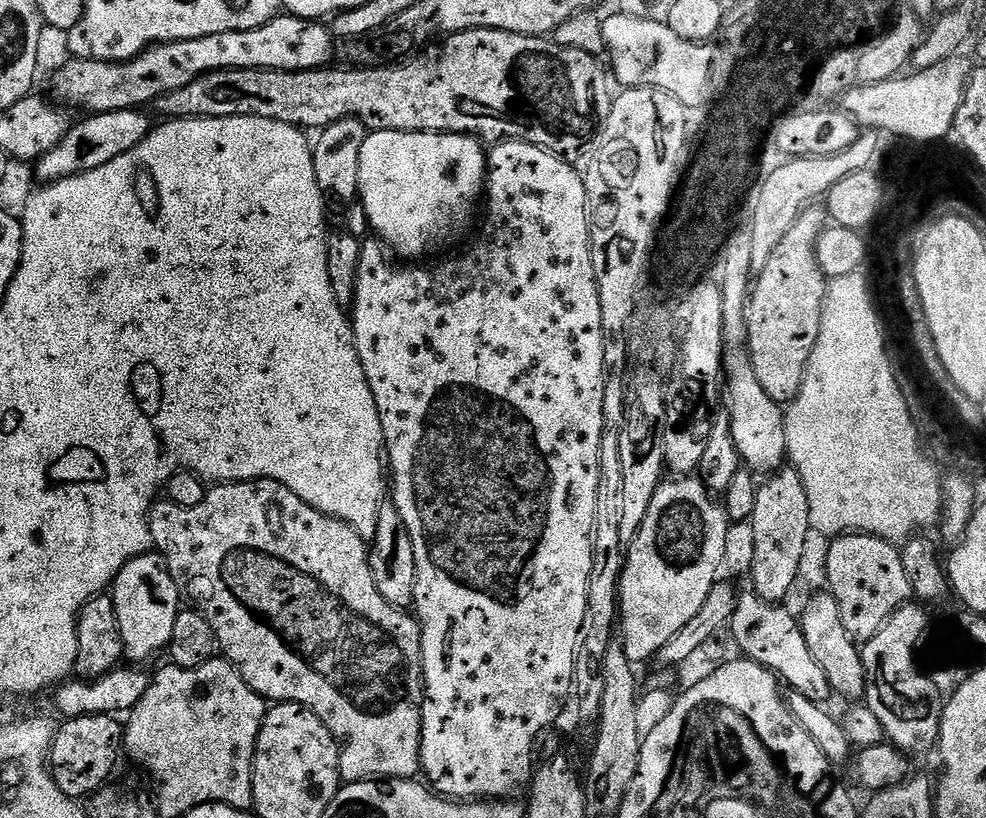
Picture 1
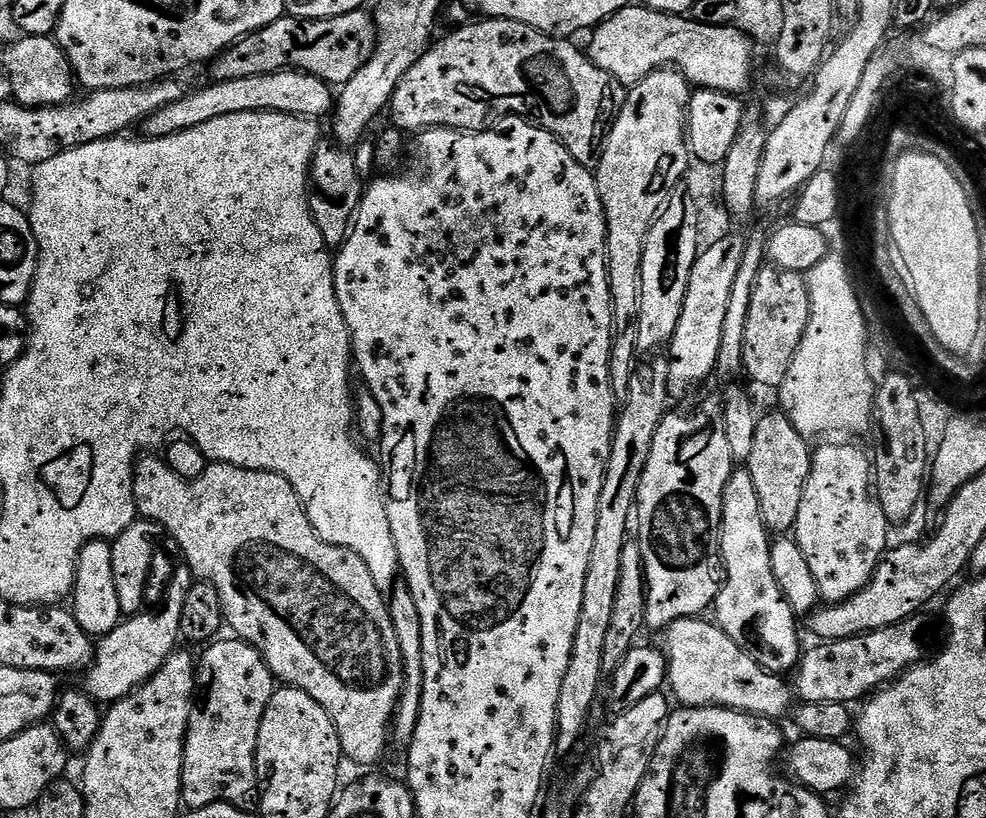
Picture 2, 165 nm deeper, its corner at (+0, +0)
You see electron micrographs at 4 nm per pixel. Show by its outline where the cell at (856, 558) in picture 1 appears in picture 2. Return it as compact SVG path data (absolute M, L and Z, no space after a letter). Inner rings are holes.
M824 444L813 451L810 478L806 478L806 490L802 490L802 506L798 506L794 539L806 557L810 574L814 574L814 582L818 582L821 601L828 604L841 604L867 586L868 579L890 547L890 521L870 491L873 472L869 453L867 456L856 444Z

